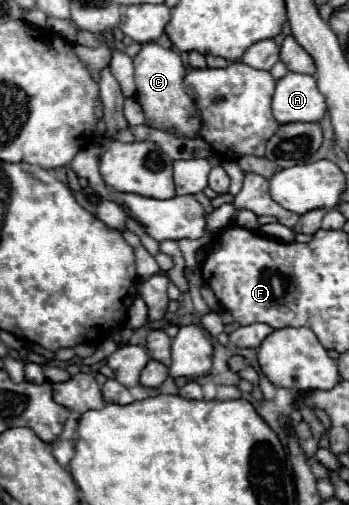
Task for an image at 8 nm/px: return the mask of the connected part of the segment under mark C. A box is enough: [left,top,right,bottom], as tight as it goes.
[133,42,199,138]

